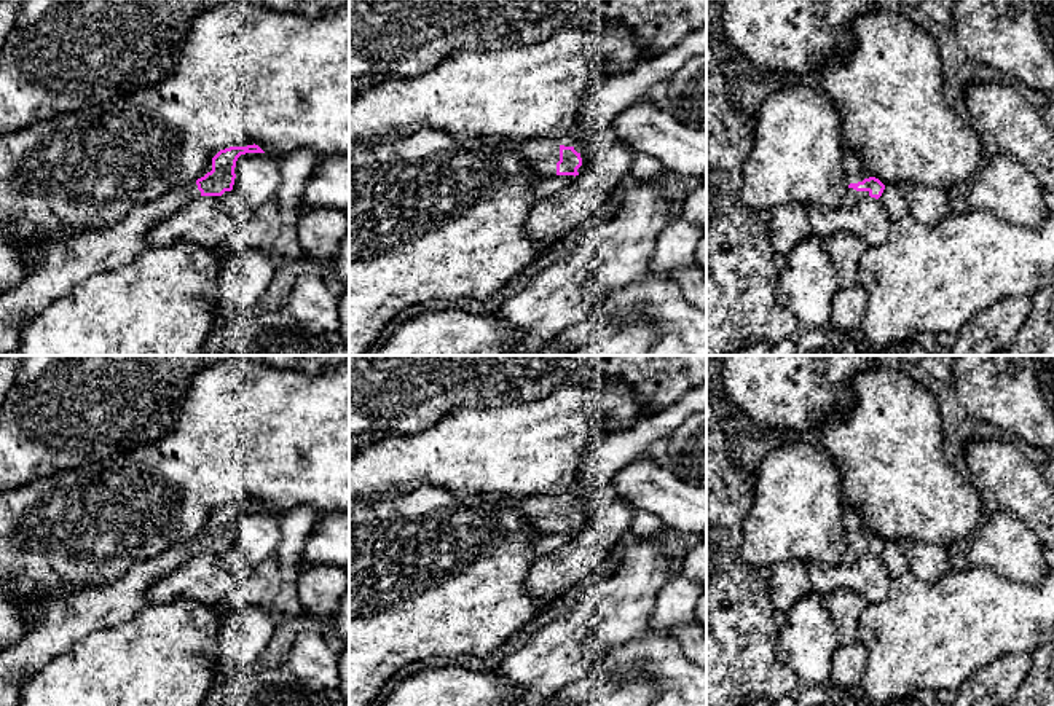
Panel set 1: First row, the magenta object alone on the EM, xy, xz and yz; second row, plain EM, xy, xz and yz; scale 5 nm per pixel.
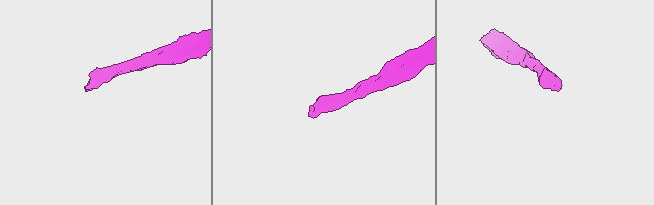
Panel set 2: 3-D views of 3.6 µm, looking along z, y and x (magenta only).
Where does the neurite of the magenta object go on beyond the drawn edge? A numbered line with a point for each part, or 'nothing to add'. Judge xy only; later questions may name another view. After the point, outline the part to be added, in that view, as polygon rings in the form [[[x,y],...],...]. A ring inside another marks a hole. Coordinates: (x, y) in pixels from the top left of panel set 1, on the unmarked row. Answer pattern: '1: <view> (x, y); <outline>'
1: xy (66, 620); [[[196,539],[182,542],[132,564],[123,577],[107,585],[85,586],[46,602],[29,633],[0,650],[0,706],[16,706],[22,685],[72,644],[144,610],[150,604],[148,588],[199,555]]]

